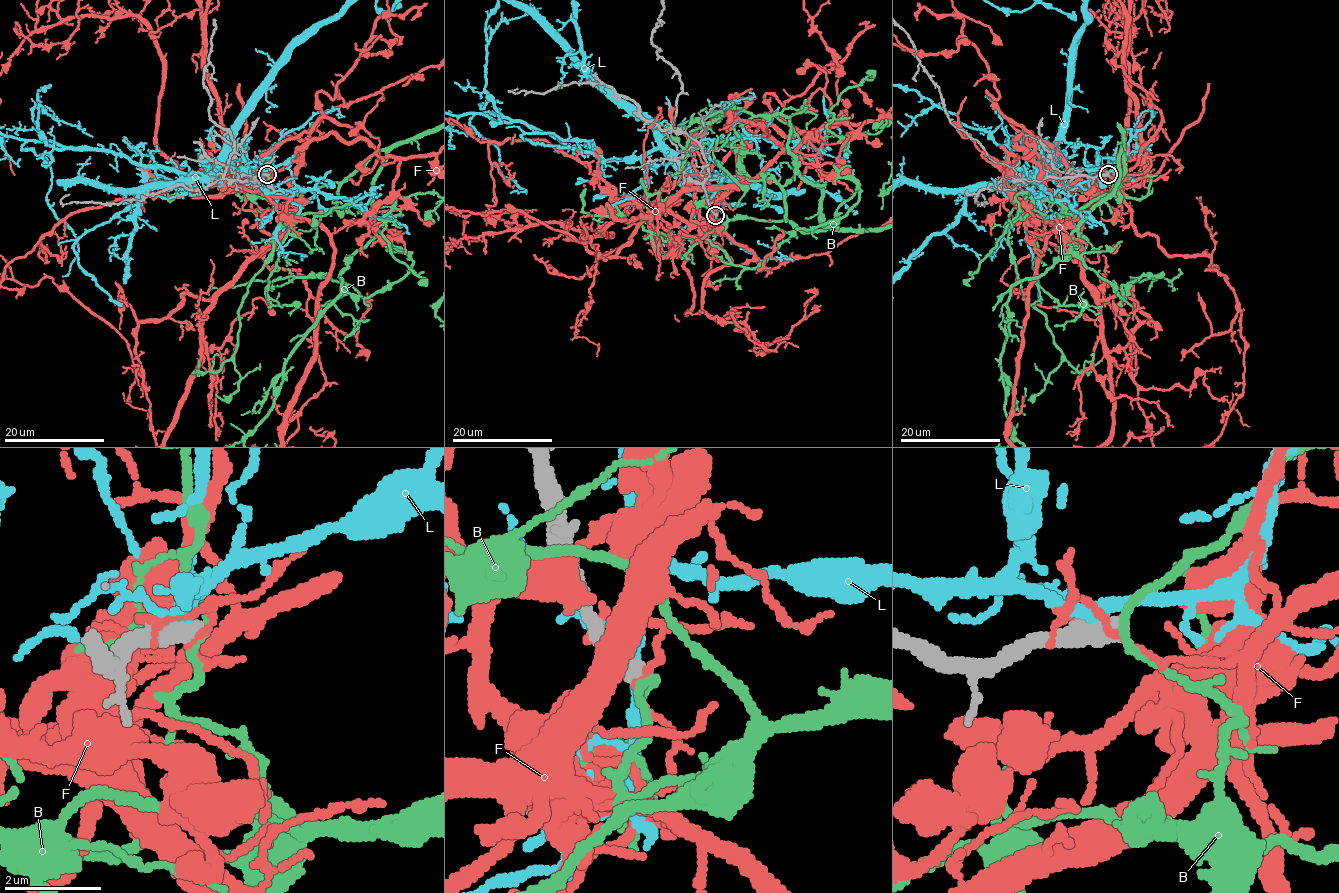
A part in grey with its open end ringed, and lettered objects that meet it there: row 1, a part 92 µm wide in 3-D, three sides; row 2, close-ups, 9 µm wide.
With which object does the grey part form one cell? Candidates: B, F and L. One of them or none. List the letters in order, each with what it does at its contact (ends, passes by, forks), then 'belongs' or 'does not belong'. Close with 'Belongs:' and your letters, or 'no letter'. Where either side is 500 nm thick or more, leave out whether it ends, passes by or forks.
B: it passes by; does not belong
F: it passes by; does not belong
L: does not belong
Belongs: no letter

